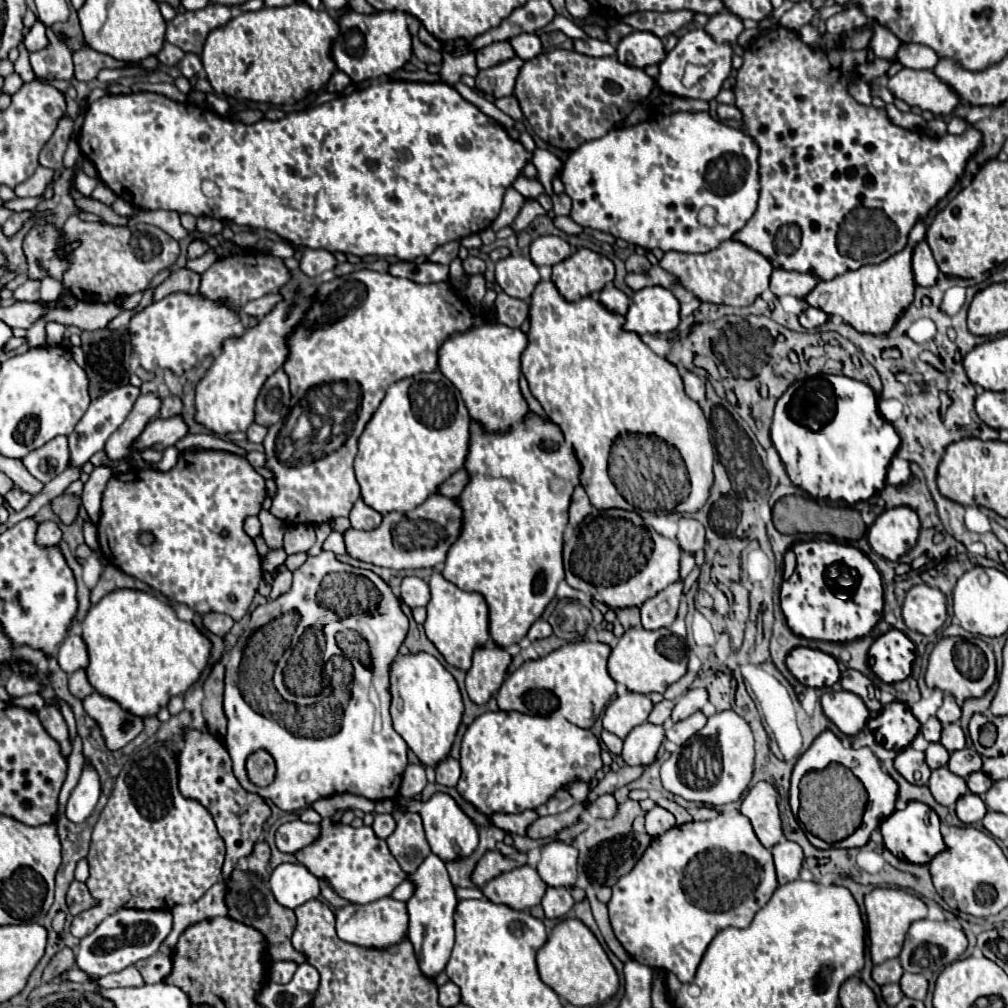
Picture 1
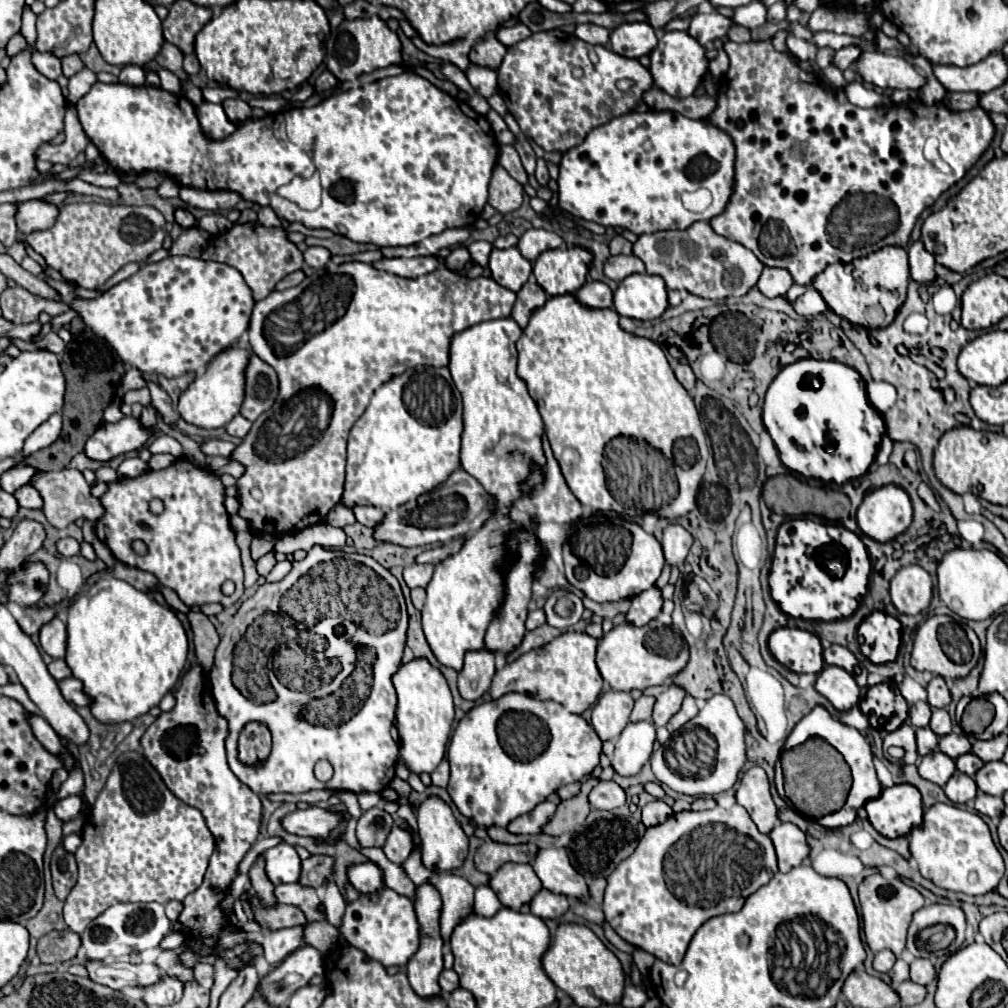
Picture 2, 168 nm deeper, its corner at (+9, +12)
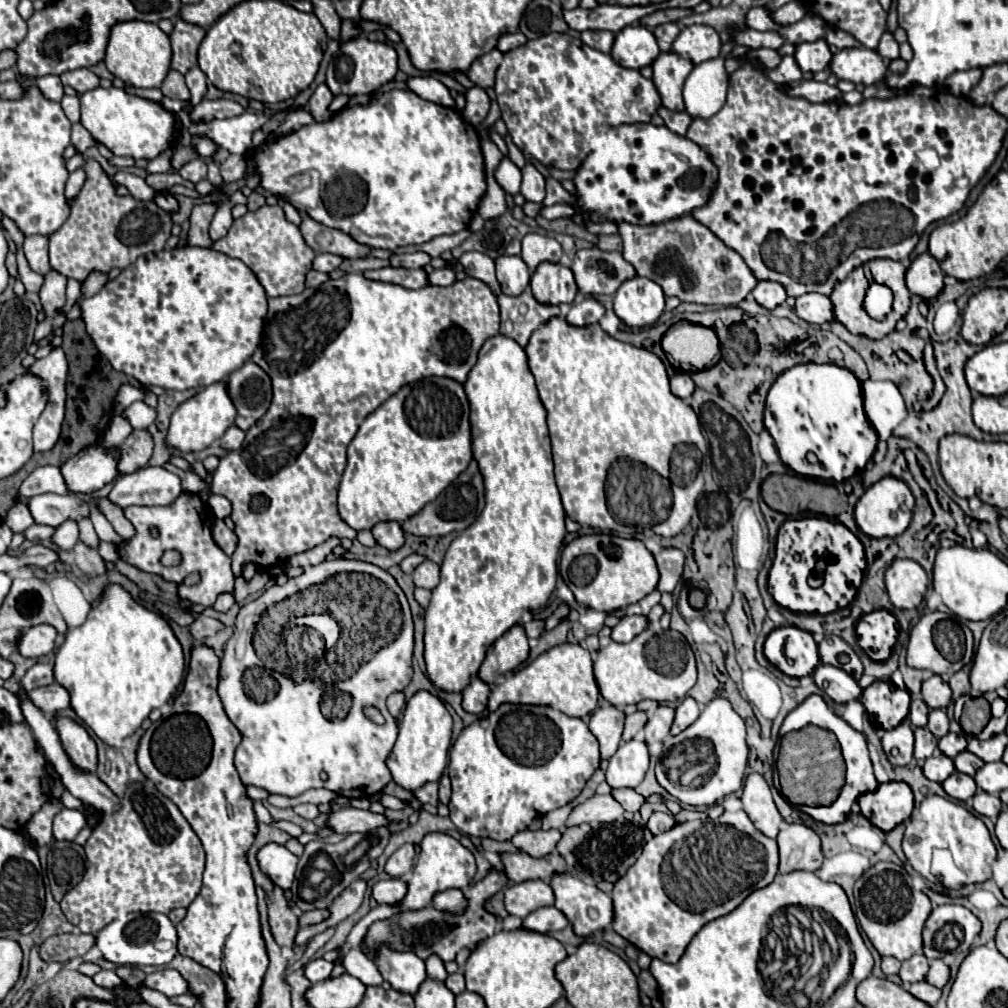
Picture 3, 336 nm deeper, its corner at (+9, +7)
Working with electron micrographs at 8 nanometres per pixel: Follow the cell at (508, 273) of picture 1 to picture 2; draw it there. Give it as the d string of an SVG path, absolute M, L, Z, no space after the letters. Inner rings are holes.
M494 248L490 254L488 268L492 272L492 278L512 292L518 292L532 272L532 264L518 252L518 248L508 250Z

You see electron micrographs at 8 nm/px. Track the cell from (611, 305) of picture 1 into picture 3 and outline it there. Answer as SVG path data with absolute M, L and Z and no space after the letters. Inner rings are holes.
M586 297L580 303L574 303L566 315L566 321L570 325L576 327L584 327L584 325L592 325L598 323L604 315L604 307L594 299L594 297Z

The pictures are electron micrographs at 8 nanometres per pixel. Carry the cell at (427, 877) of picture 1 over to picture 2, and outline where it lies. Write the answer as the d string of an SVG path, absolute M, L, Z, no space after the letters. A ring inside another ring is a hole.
M424 882L424 884L416 886L416 894L414 894L412 902L414 902L416 918L418 918L418 924L420 924L420 946L418 946L418 952L406 964L406 974L408 974L408 980L410 980L412 988L420 996L434 996L434 994L440 994L438 976L442 972L442 946L444 946L442 936L440 936L442 898L440 898L438 888L432 882Z

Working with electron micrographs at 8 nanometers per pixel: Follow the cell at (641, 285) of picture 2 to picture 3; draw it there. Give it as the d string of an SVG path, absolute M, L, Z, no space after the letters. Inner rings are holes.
M646 277L624 281L614 295L614 313L628 327L650 327L664 311L662 287Z

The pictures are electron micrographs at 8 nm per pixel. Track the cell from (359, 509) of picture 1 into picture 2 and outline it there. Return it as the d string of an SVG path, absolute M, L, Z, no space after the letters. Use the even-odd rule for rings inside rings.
M354 506L352 512L354 512L356 520L368 528L374 528L374 524L378 524L378 520L382 520L382 516L384 516L384 512L374 506Z

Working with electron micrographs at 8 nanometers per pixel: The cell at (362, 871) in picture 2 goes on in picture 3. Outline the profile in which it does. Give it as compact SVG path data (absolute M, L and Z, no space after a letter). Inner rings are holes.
M392 879L392 881L378 881L372 887L372 897L382 905L398 905L408 891L406 879Z

